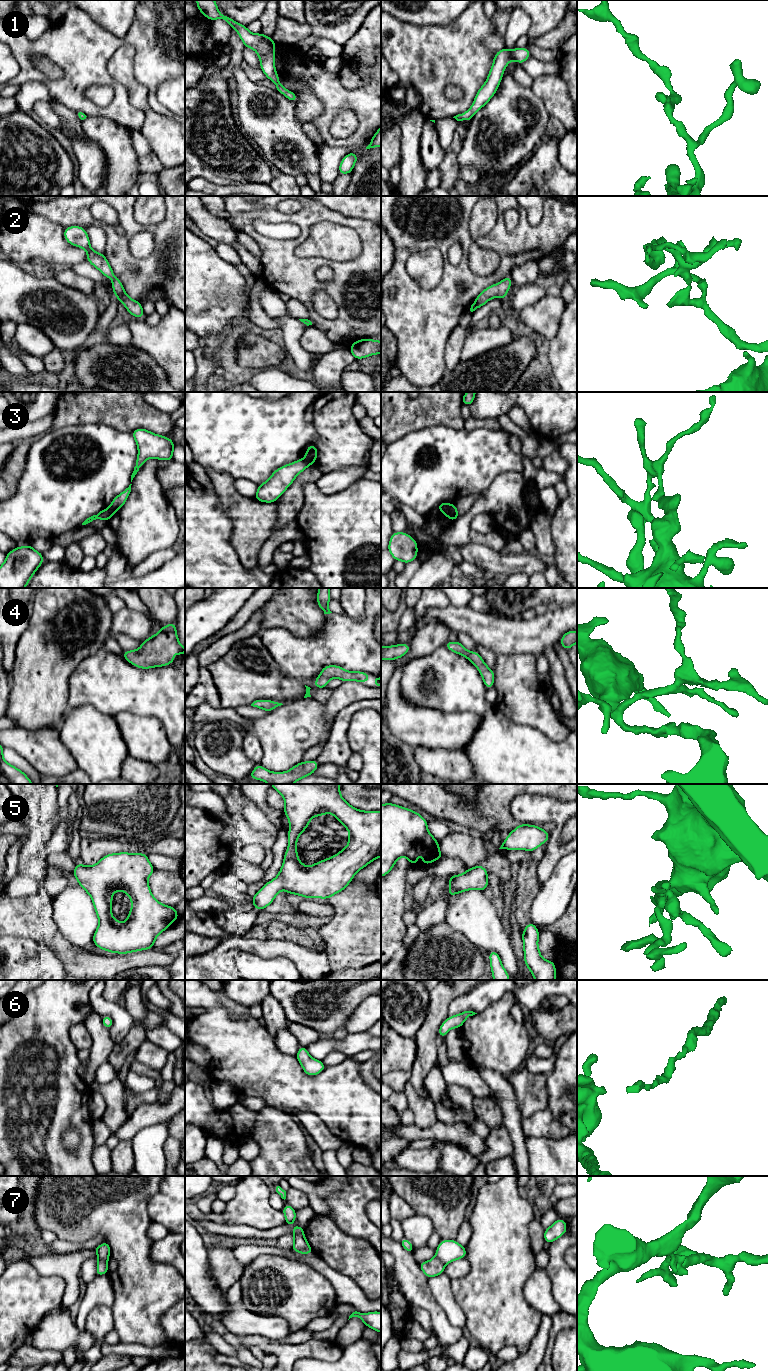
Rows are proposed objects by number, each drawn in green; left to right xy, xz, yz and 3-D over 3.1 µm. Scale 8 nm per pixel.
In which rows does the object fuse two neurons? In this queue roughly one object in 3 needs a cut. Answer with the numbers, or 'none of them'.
3, 7

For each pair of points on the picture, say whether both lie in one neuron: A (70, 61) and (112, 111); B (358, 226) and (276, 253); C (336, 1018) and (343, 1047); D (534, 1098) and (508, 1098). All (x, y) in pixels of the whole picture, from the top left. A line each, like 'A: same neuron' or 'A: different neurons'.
A: same neuron
B: same neuron
C: different neurons
D: different neurons

